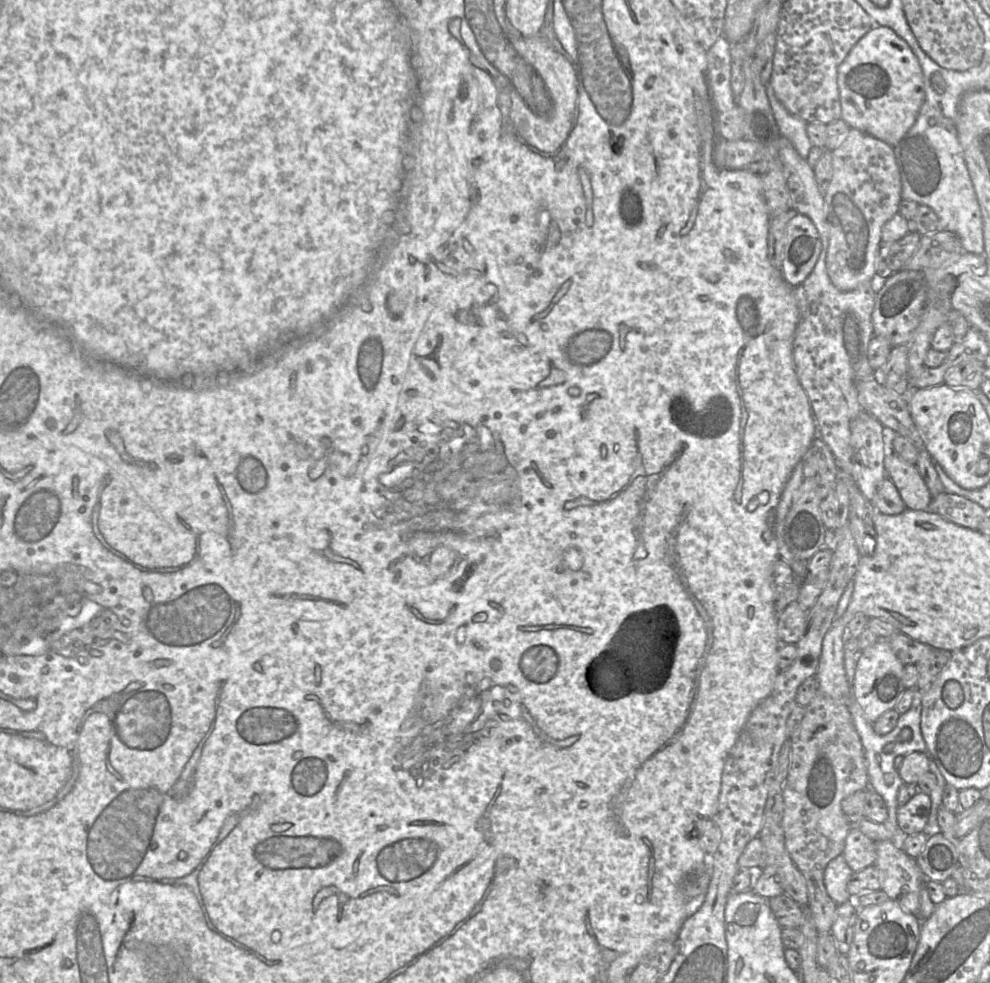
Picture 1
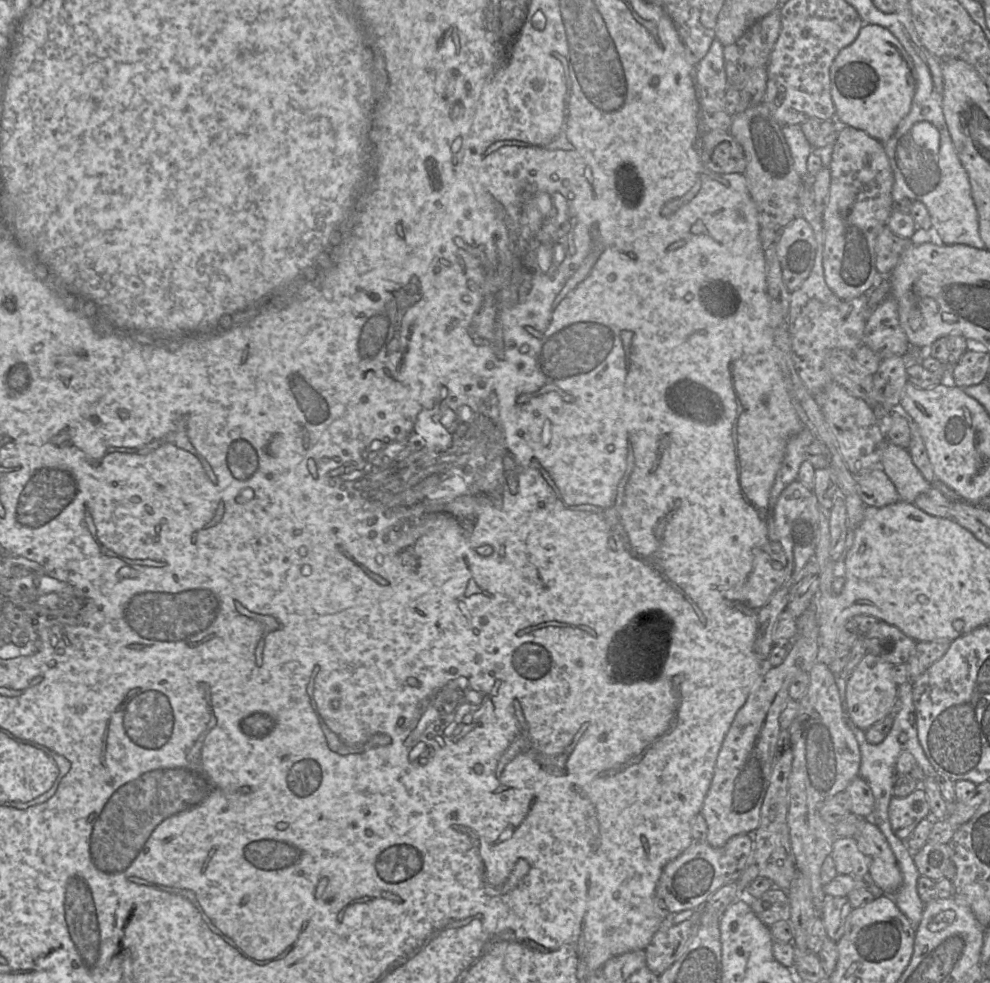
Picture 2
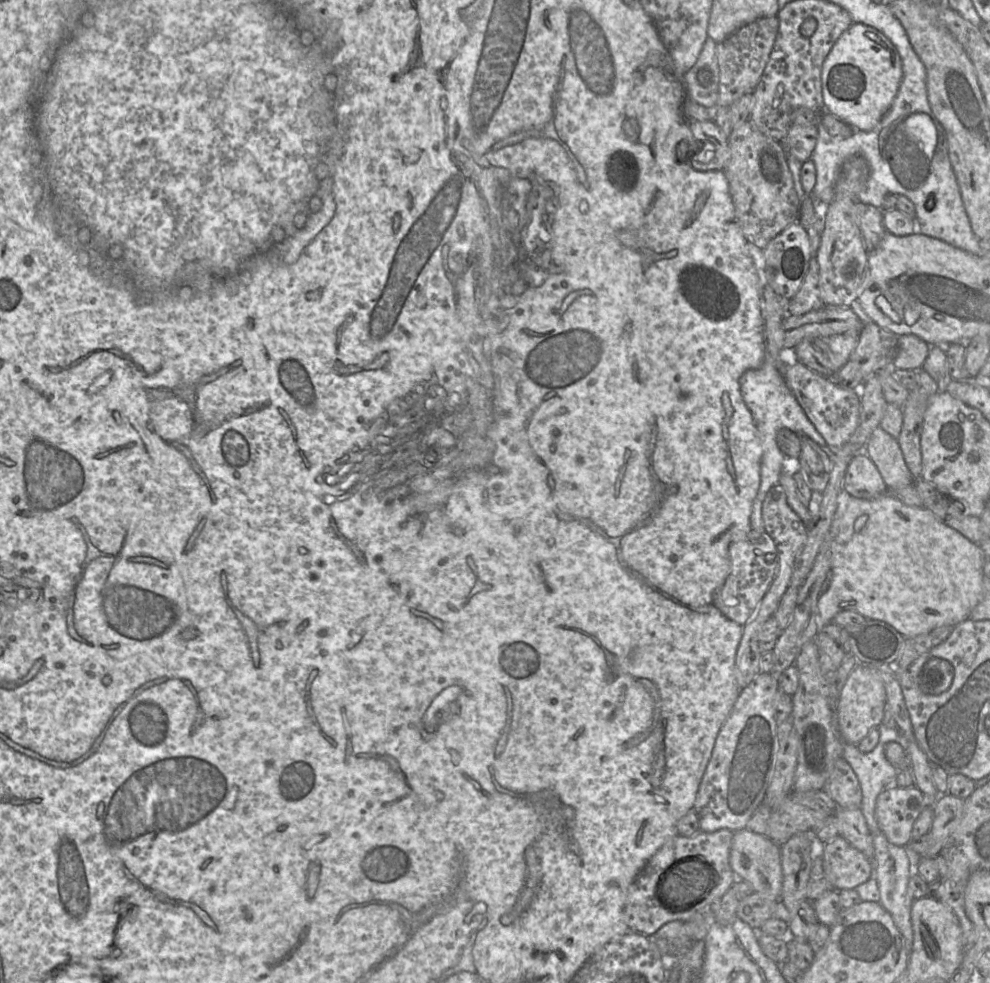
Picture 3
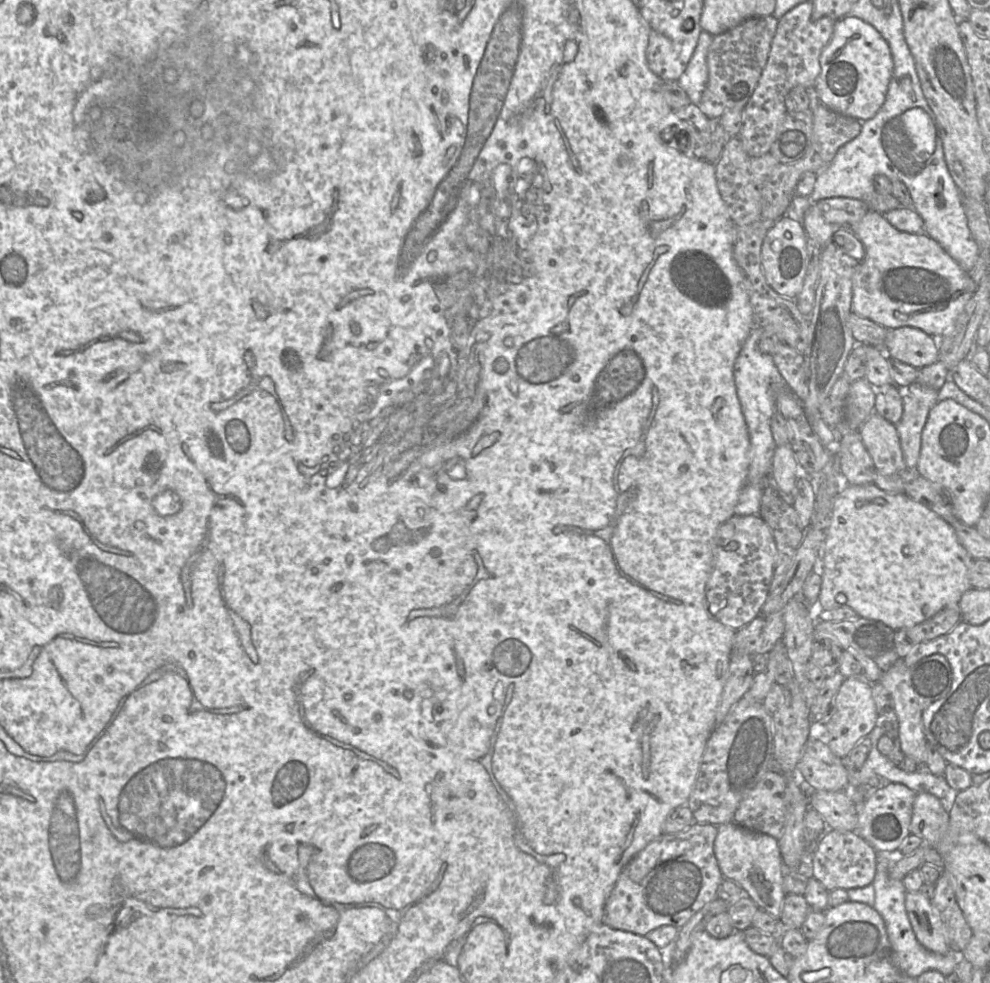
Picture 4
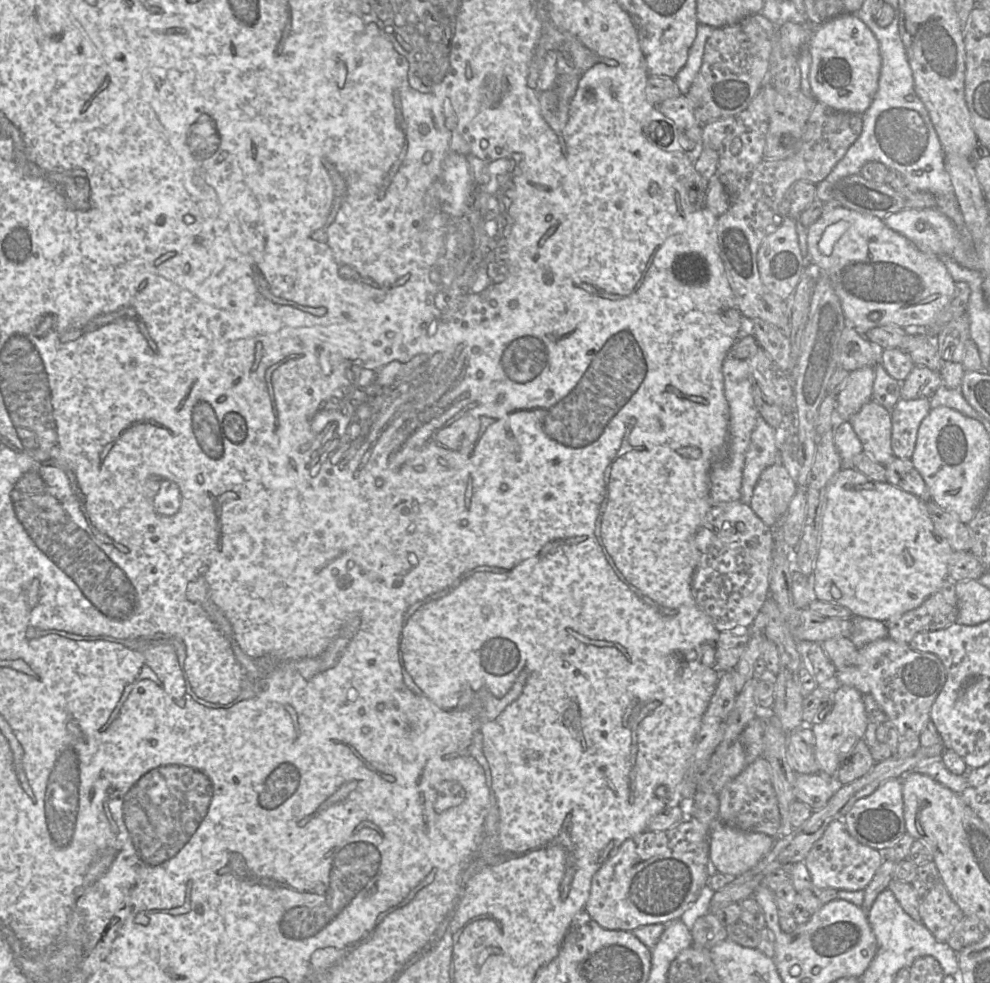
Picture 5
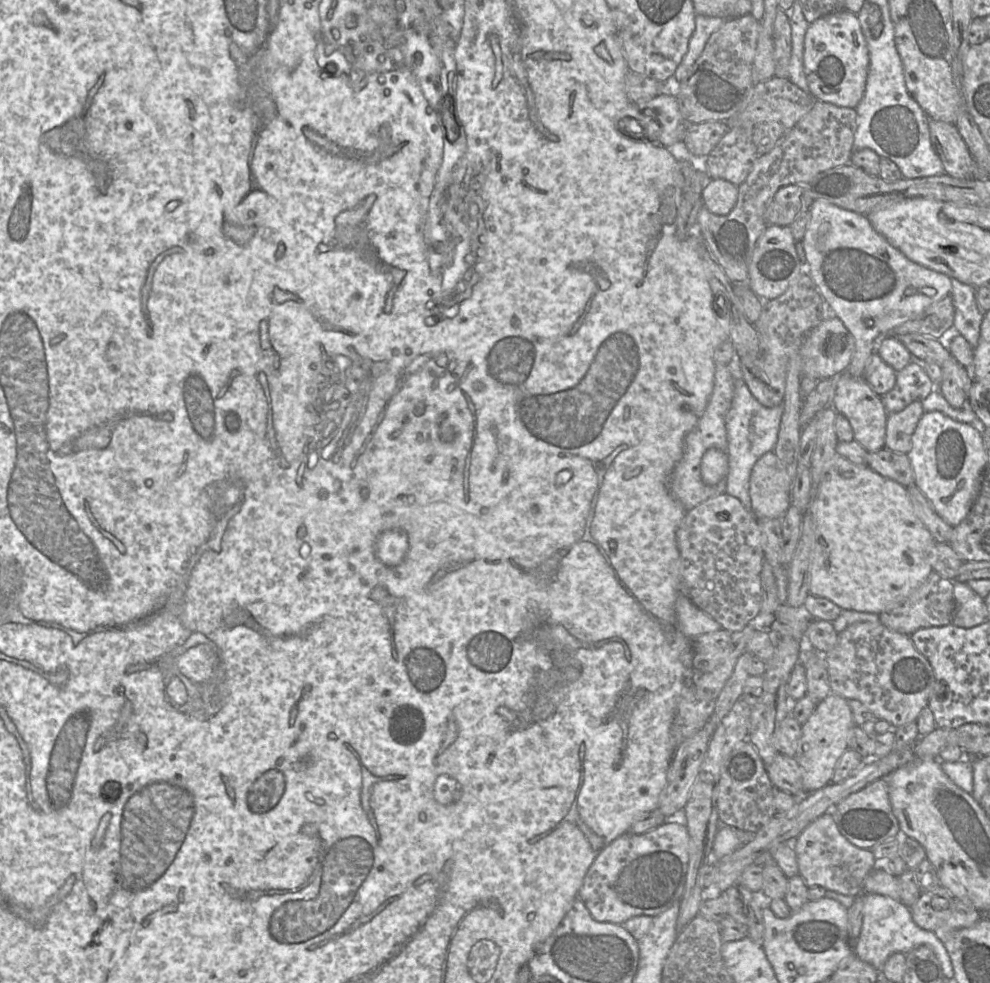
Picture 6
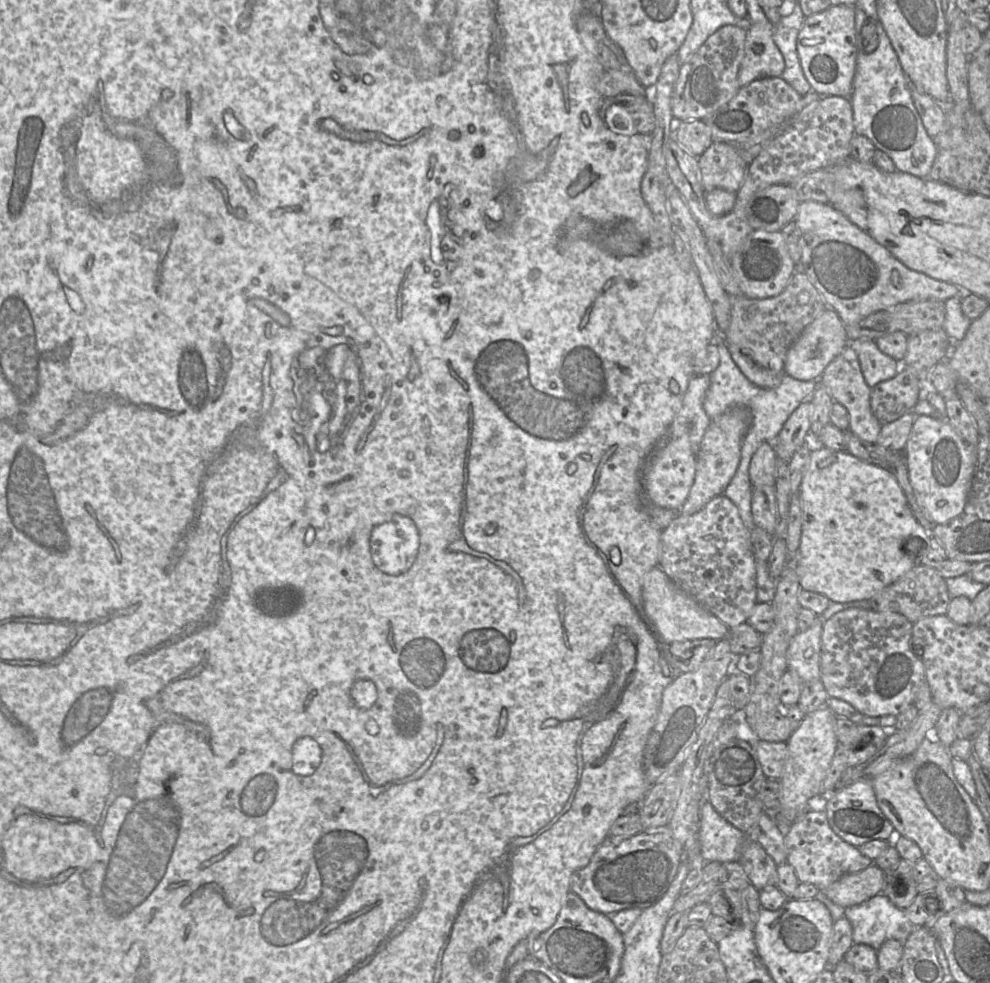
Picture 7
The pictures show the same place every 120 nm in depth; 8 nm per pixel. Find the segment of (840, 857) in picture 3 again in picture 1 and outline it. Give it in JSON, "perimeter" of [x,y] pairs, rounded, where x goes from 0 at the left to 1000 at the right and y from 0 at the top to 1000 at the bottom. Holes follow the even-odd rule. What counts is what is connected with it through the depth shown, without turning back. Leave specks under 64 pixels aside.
{"perimeter":[[[866,841],[859,843],[851,870],[862,887],[867,887],[884,878],[884,859],[884,856],[872,848]]]}

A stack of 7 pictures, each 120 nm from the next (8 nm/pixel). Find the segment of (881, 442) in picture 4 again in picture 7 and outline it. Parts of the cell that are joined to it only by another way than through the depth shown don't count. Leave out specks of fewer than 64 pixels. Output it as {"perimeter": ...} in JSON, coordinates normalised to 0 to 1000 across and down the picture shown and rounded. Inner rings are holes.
{"perimeter":[[[857,351],[834,373],[827,386],[827,392],[831,393],[841,408],[852,412],[858,421],[858,438],[879,452],[884,452],[891,432],[882,422],[879,413],[880,395],[874,390],[870,378],[866,360],[861,352]]]}

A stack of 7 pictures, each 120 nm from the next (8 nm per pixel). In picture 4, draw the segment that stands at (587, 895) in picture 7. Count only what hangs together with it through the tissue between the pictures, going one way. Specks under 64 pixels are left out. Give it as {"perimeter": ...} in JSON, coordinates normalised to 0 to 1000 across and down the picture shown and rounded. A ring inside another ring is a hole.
{"perimeter":[[[700,836],[691,845],[669,848],[656,857],[627,886],[609,927],[609,940],[623,946],[652,952],[667,942],[689,944],[707,925],[726,911],[731,894],[721,869],[724,841]]]}

